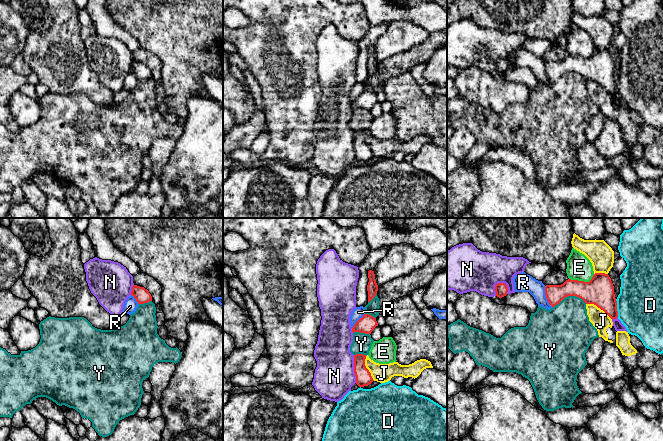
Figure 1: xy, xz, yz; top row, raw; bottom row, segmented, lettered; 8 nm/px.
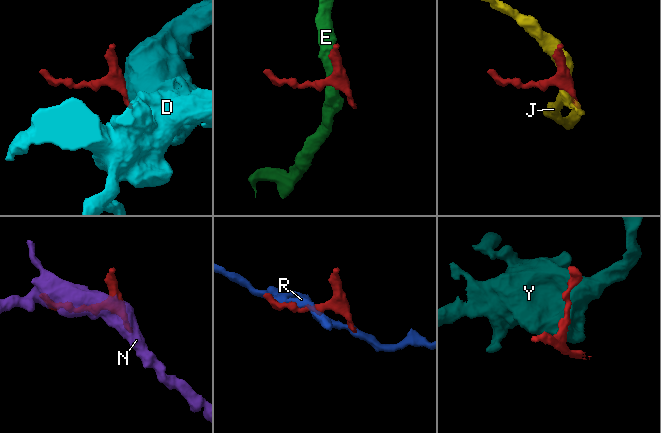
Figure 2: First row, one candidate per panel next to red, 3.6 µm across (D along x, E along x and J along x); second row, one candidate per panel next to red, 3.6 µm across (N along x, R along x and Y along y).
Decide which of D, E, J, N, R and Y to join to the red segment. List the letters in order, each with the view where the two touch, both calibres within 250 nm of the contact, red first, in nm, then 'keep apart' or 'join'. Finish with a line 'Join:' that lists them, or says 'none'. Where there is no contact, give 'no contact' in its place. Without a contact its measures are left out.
D: yz | 220/360 nm | keep apart
E: yz | 220/200 nm | keep apart
J: yz | 220/150 nm | keep apart
N: yz | 100/360 nm | keep apart
R: yz | 150/150 nm | keep apart
Y: yz | 220/380 nm | keep apart
Join: none

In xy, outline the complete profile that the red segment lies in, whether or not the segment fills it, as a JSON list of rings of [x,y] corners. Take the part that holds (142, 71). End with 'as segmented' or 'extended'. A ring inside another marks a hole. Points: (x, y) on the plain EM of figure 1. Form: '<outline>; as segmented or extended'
[[[133,61],[131,70],[138,80],[144,80],[152,77],[152,72],[147,65],[137,61]]]; as segmented

